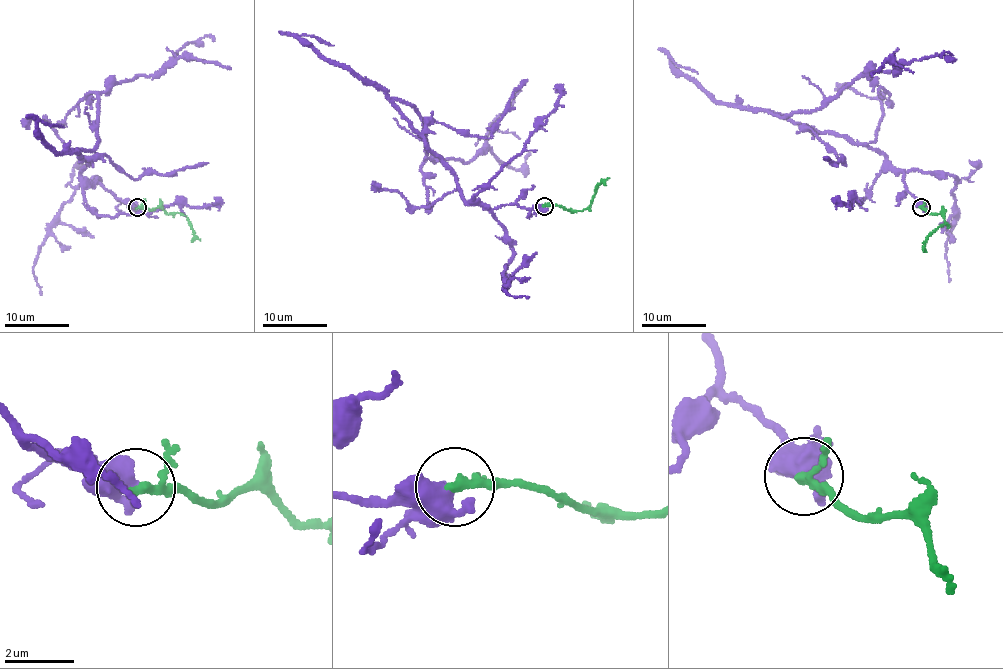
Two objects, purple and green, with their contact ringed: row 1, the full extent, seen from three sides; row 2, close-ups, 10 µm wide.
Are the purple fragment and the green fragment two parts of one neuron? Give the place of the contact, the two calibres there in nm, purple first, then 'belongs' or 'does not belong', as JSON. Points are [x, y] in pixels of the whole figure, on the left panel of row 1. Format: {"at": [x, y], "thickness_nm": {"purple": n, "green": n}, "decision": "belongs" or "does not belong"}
{"at": [137, 207], "thickness_nm": {"purple": 500, "green": 200}, "decision": "does not belong"}

